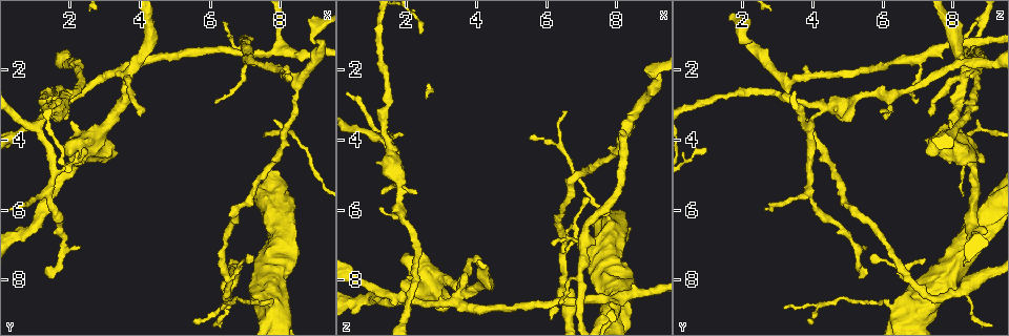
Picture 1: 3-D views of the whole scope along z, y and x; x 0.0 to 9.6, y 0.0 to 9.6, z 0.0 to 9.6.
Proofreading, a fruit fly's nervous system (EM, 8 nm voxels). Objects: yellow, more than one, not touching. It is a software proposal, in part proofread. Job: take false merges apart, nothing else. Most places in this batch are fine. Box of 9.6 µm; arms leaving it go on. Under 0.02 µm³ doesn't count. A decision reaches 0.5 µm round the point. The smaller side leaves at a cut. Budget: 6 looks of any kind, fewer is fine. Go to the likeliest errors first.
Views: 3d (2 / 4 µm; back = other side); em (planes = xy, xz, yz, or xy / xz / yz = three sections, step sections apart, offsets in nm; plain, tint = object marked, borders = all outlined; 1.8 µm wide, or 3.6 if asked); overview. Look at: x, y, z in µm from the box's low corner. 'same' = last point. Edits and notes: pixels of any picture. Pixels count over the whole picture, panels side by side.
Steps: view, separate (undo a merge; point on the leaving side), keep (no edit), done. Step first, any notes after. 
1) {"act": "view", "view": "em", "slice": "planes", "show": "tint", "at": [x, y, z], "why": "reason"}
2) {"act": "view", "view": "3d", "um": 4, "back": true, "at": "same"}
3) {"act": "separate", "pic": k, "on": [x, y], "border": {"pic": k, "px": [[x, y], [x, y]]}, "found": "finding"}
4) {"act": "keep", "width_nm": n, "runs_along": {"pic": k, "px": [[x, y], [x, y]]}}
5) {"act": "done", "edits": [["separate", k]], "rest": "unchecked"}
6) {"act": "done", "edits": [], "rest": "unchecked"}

{"act": "view", "view": "3d", "um": 4, "at": [1.60, 3.05, 4.40]}

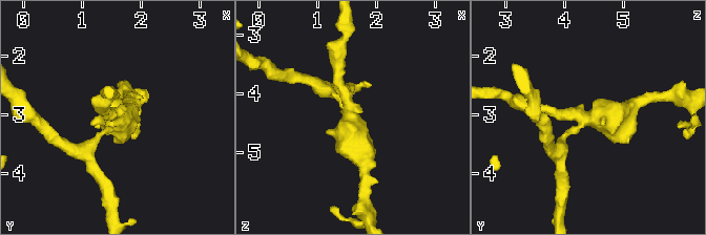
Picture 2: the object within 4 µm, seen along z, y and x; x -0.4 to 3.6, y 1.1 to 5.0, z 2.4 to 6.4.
{"act": "view", "view": "em", "slice": "yz", "step": 4, "show": "tint", "at": [1.55, 3.05, 4.35], "why": "shape alone is not enough"}

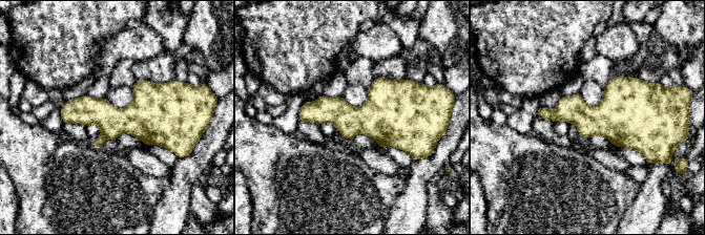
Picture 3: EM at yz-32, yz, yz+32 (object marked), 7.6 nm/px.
{"act": "separate", "pic": 3, "on": [101, 139], "width_nm": 240, "found": "a second cell is stuck on"}

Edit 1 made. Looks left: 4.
{"act": "view", "view": "overview"}

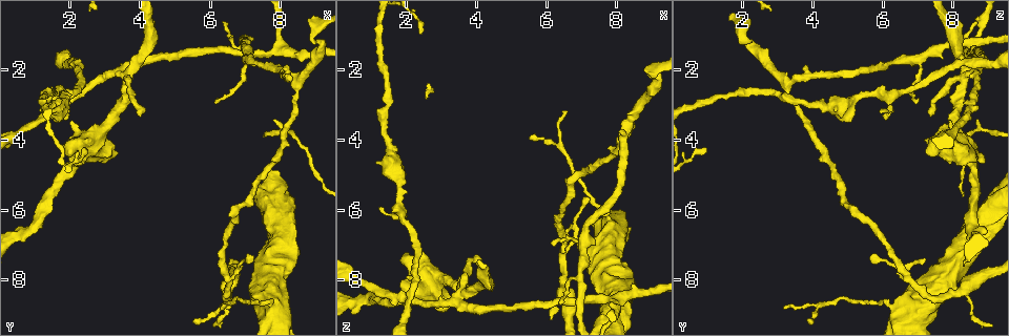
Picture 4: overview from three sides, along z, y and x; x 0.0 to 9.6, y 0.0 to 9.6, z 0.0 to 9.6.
{"act": "view", "view": "3d", "um": 2, "back": true, "at": [9.00, 1.15, 2.15], "why": "narrows sharply"}

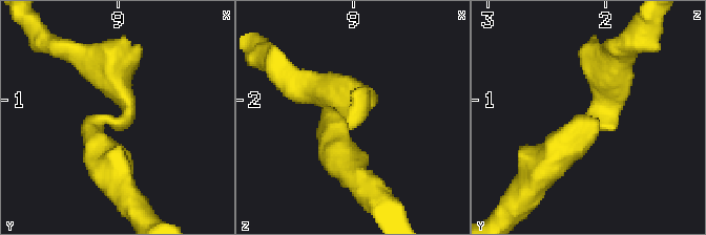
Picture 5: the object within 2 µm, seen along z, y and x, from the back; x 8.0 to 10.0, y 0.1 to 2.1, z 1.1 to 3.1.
{"act": "view", "view": "em", "slice": "planes", "show": "tint", "at": [9.00, 1.18, 2.18], "why": "shape alone is not enough"}

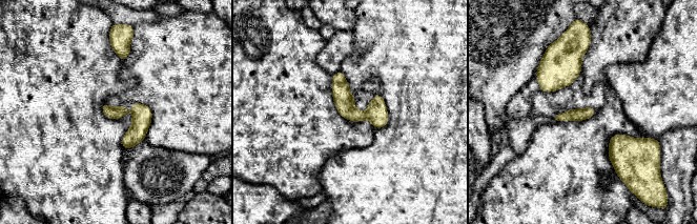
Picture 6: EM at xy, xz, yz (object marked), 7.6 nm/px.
{"act": "keep", "width_nm": 100, "runs_along": {"pic": 6, "px": [[339, 75], [344, 102], [383, 123]]}, "found": "continuous, no second cell"}

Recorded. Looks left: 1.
{"act": "done", "edits": [["separate", 3]], "rest": "unchecked"}

